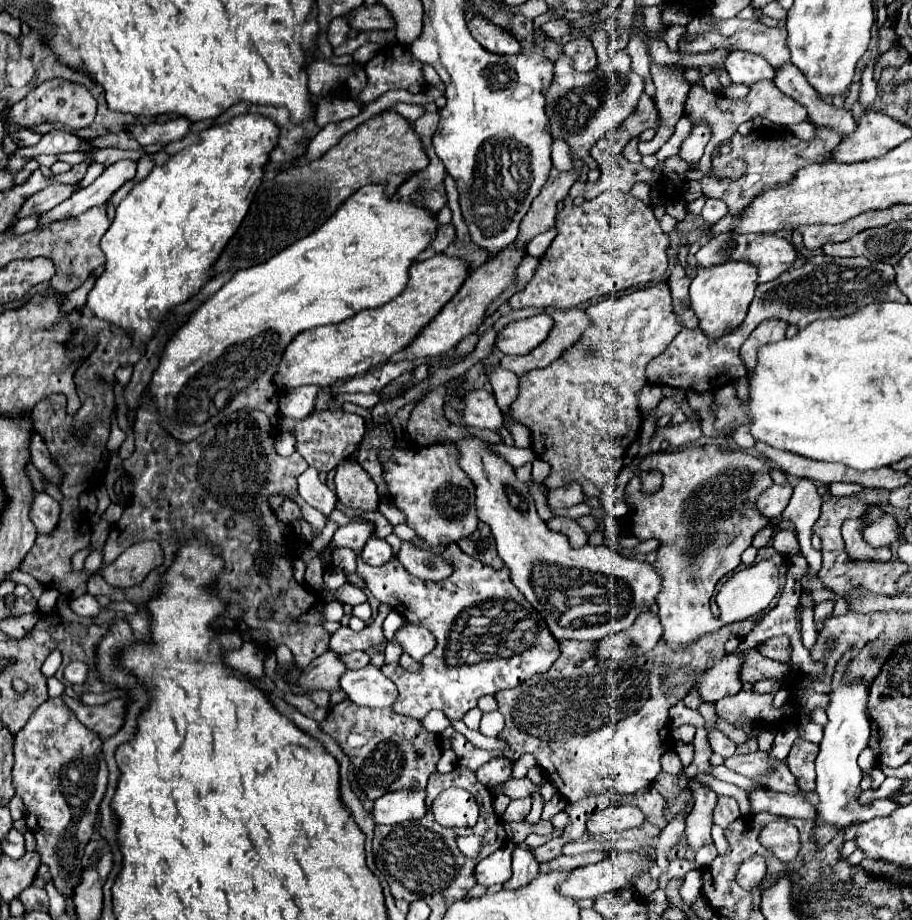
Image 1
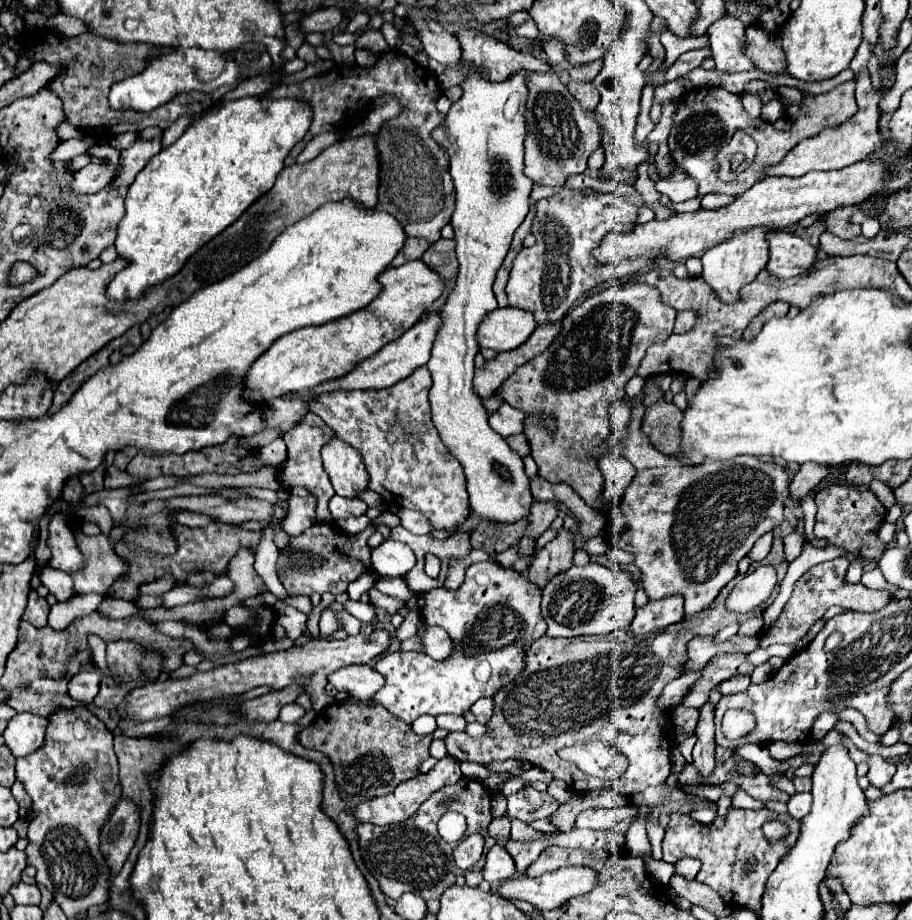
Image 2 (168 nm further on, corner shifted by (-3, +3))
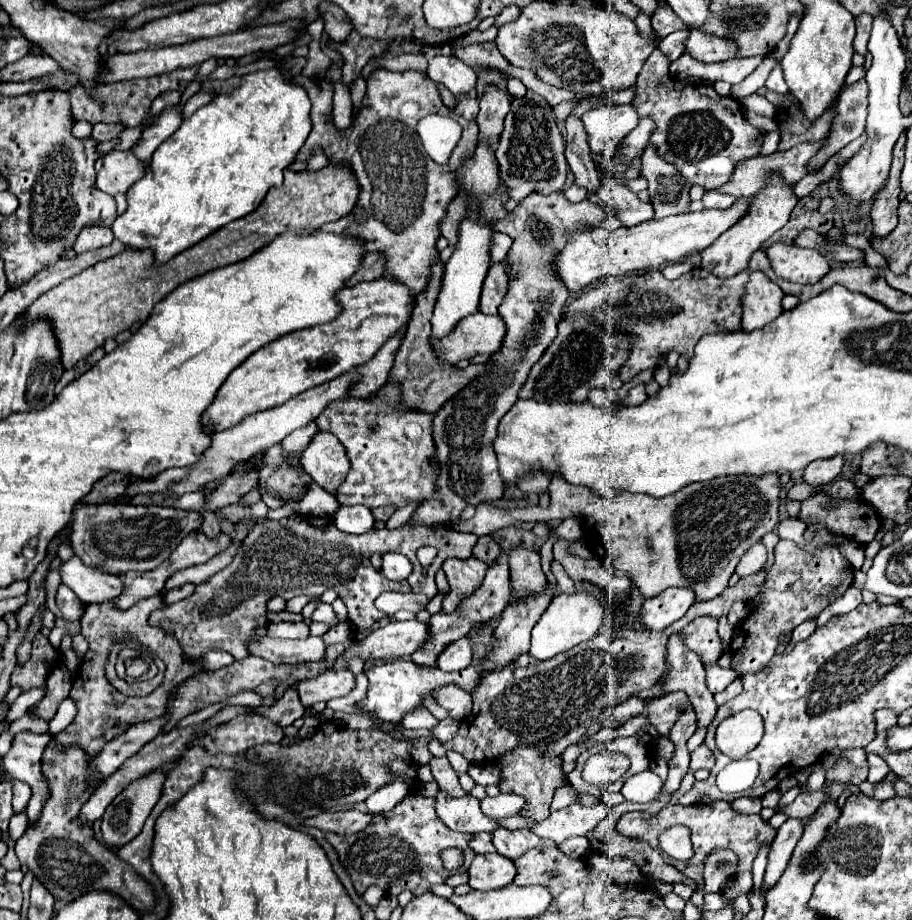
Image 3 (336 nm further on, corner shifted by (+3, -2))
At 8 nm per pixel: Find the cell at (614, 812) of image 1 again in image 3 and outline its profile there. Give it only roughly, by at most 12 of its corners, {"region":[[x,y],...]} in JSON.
{"region":[[575,802],[529,830],[559,844],[585,836],[607,816],[603,802]]}

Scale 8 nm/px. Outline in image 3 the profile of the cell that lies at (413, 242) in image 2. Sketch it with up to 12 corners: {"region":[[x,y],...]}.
{"region":[[365,254],[361,266],[345,282],[355,286],[359,282],[377,280],[383,272],[383,260]]}

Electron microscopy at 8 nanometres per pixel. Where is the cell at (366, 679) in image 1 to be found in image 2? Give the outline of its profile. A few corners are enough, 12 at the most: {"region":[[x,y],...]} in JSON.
{"region":[[349,665],[329,675],[337,691],[371,701],[385,677],[369,665]]}

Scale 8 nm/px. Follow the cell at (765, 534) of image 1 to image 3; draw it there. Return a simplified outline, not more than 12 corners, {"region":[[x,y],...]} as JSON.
{"region":[[759,542],[739,560],[735,574],[755,574],[767,560],[767,548]]}

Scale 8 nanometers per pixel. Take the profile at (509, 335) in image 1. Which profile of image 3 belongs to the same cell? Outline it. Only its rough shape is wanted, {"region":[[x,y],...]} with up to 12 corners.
{"region":[[477,312],[429,344],[441,362],[457,364],[499,350],[501,316]]}

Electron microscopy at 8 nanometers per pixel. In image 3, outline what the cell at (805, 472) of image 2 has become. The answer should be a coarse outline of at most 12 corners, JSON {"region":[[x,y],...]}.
{"region":[[845,458],[815,460],[805,468],[805,482],[823,486],[833,482]]}

